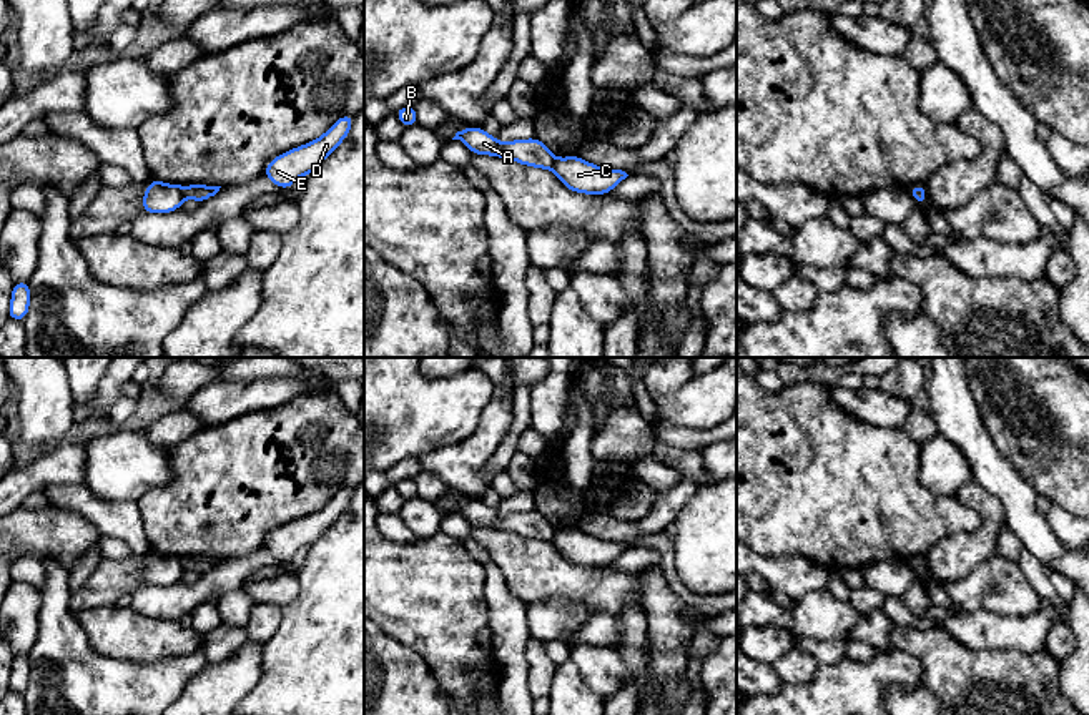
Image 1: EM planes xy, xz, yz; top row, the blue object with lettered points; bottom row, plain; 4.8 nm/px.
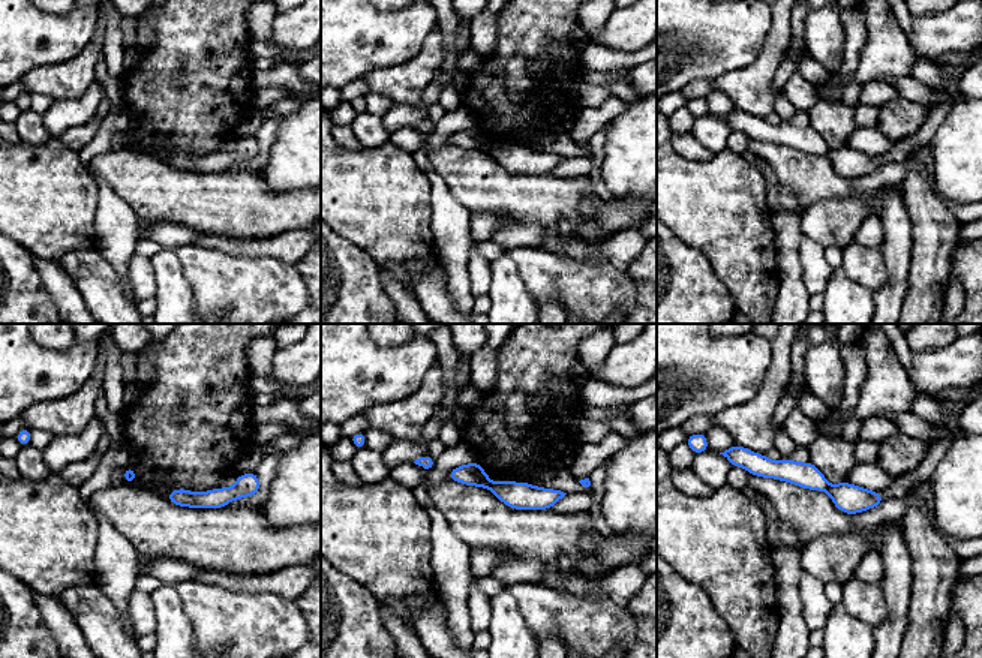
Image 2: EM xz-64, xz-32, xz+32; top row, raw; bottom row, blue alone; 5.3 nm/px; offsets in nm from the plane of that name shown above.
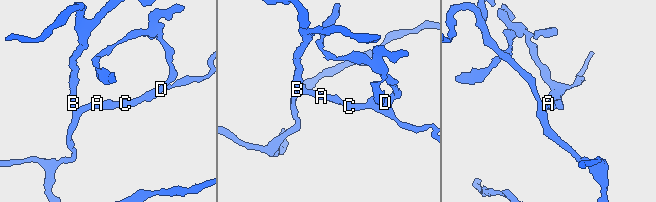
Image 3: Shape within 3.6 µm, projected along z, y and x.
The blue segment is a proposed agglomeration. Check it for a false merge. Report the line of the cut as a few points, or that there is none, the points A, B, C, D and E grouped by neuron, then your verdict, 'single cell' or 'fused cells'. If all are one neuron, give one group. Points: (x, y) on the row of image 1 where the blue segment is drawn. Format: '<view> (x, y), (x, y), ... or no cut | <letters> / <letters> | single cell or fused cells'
xy (180, 187), (183, 197) | A B / C D E | fused cells

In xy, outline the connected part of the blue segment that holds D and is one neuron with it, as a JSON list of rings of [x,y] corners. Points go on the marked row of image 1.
[[[342,115],[321,138],[273,158],[263,175],[279,188],[291,188],[298,178],[318,170],[342,143],[352,121],[352,115]]]

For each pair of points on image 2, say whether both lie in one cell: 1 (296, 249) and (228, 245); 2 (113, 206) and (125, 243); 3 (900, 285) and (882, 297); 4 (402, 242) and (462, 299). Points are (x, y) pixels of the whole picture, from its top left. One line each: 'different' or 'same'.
1: same
2: same
3: same
4: different

